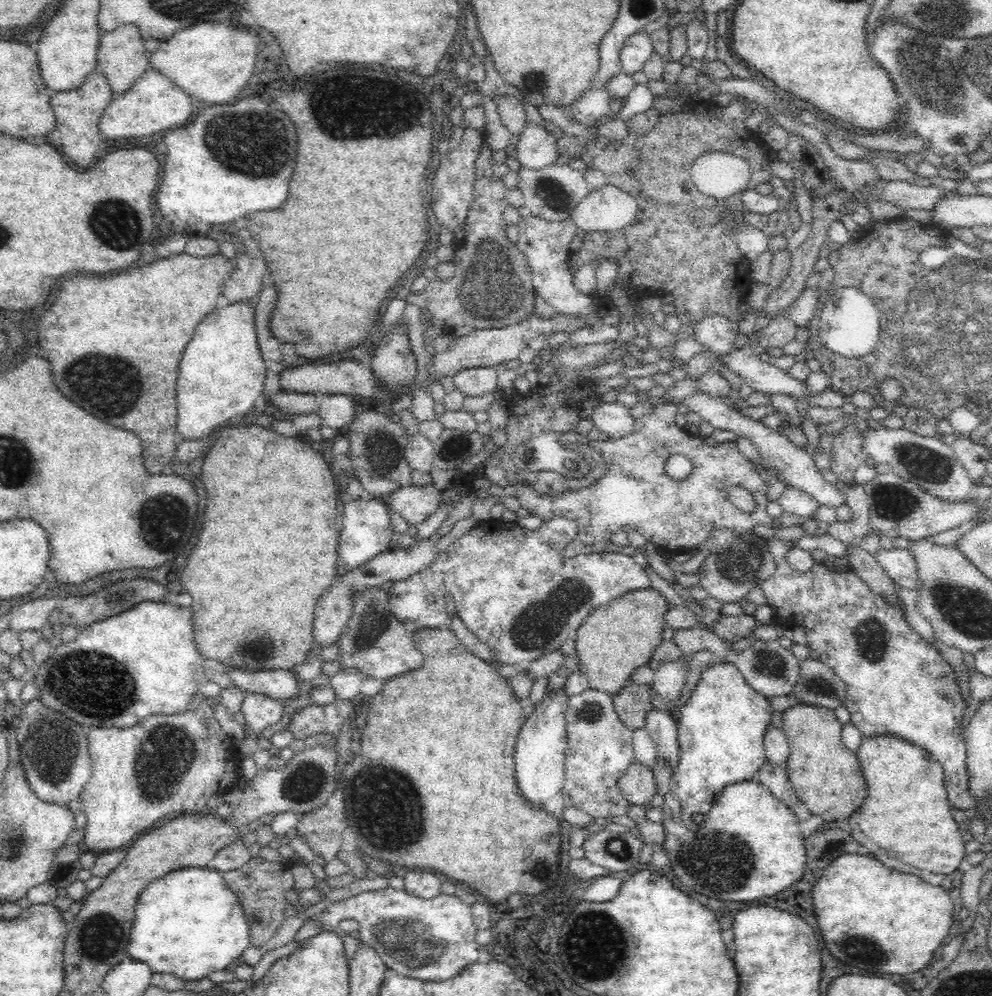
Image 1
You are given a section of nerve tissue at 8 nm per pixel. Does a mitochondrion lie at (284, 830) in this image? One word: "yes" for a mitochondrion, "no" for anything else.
no

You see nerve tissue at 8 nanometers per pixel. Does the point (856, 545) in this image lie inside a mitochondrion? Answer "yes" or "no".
no

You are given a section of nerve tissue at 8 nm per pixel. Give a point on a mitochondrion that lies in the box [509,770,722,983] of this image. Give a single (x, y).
(604, 924)

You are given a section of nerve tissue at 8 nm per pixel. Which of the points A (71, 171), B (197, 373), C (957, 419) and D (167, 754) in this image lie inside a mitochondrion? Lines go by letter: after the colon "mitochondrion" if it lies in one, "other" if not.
A: other
B: other
C: other
D: mitochondrion

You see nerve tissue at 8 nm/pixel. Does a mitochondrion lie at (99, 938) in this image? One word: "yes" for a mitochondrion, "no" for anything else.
yes

